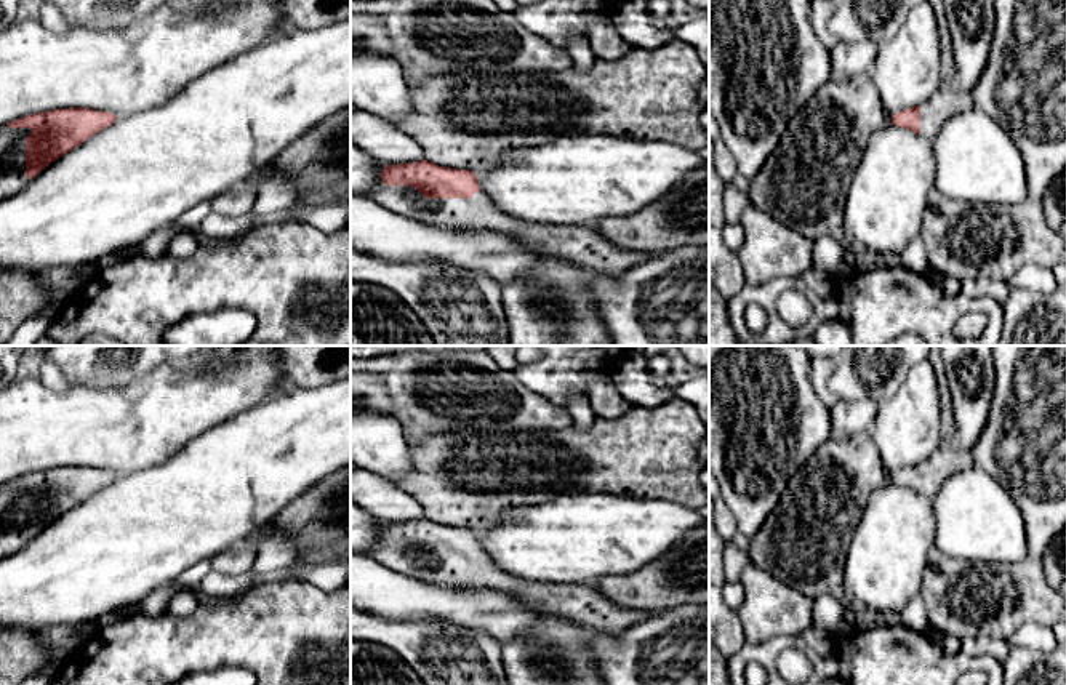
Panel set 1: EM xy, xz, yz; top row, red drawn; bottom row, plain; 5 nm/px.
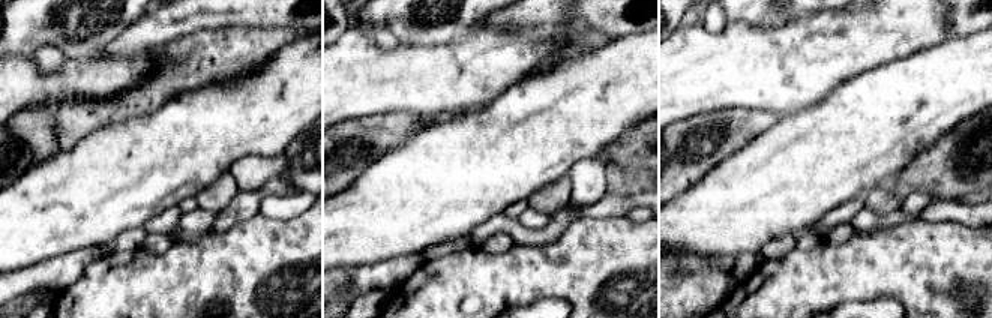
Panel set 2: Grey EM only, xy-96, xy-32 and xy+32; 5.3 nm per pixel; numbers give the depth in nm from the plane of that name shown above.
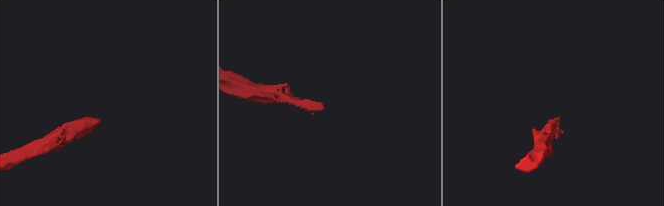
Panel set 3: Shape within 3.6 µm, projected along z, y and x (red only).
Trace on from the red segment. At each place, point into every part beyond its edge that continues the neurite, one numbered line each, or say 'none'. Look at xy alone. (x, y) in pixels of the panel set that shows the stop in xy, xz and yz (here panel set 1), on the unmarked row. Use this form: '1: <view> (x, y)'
1: xy (13, 538)

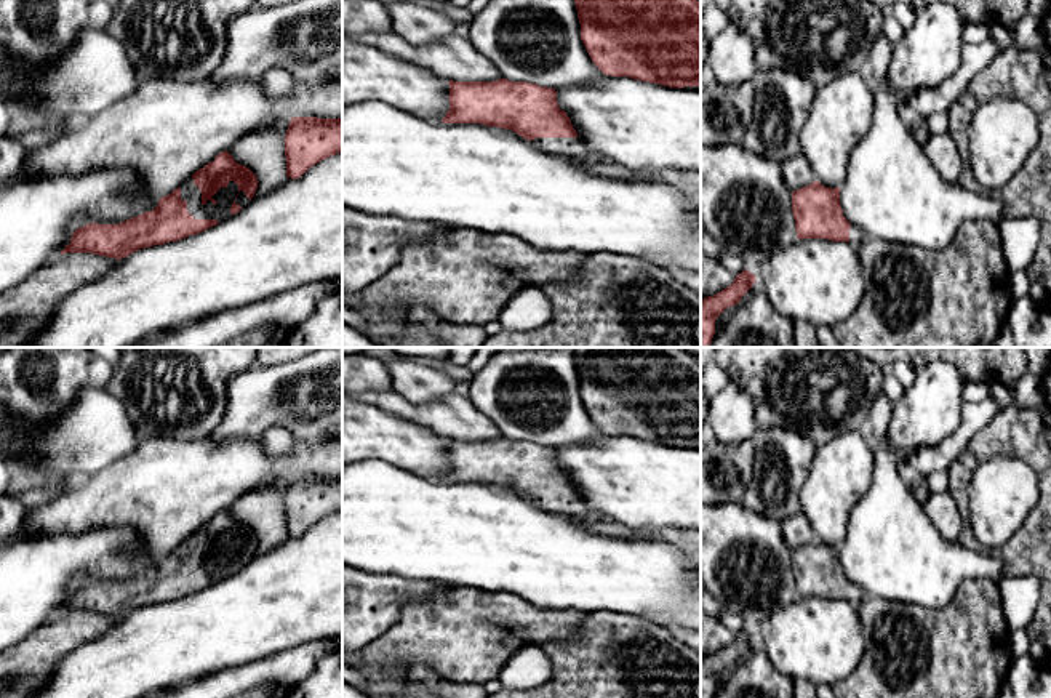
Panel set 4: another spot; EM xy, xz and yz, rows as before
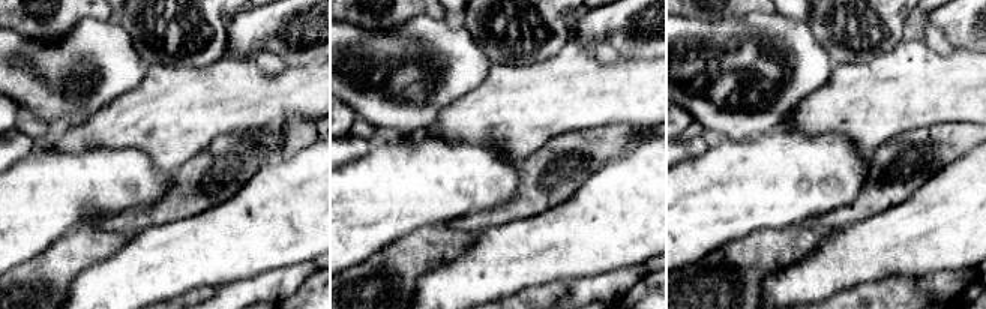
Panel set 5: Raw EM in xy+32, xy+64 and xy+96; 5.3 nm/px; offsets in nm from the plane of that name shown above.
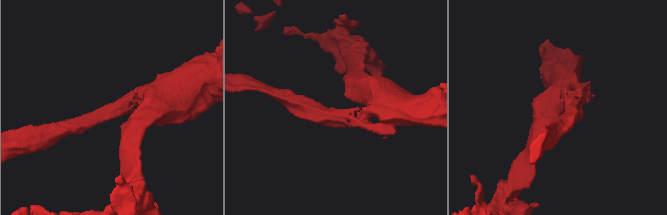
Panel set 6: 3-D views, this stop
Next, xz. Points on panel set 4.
1: xz (570, 506)

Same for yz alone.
1: yz (856, 594)

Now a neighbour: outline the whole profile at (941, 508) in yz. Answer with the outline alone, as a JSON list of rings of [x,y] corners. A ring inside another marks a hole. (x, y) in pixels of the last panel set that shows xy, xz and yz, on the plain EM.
[[[949,491],[929,493],[923,507],[945,540],[958,540],[963,532],[963,514]]]

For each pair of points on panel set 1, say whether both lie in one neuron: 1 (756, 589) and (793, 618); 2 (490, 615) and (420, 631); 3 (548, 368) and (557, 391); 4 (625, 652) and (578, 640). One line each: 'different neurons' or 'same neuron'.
1: same neuron
2: different neurons
3: same neuron
4: different neurons

